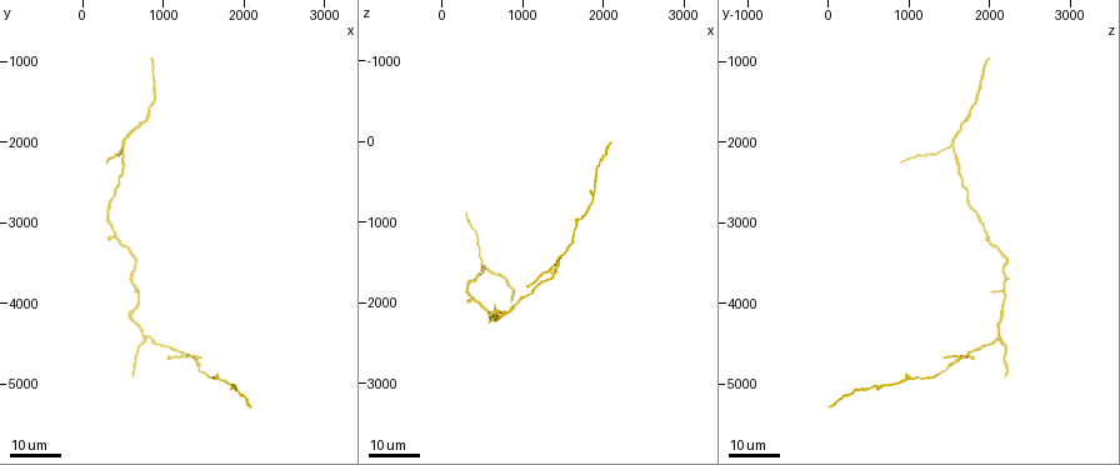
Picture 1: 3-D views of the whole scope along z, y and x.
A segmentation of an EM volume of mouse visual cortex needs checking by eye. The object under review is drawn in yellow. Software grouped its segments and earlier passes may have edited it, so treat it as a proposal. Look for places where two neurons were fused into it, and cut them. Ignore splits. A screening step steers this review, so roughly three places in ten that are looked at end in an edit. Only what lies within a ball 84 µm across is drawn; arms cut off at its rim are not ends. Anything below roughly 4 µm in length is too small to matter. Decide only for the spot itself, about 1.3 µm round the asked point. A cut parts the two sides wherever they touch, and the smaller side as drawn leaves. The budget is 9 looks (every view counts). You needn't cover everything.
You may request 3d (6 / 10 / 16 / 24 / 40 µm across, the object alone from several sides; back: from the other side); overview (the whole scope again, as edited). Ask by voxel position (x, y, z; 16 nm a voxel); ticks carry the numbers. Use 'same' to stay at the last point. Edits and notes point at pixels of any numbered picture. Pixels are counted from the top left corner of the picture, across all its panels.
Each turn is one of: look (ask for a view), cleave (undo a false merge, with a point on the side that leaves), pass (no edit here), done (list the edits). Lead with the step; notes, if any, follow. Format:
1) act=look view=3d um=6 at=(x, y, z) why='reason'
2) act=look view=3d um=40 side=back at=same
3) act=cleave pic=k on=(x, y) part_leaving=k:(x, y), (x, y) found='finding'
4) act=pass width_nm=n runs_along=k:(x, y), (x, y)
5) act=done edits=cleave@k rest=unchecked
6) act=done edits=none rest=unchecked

act=look view=3d um=16 at=(1400, 4700, 1650) why='two arms in line, one across'

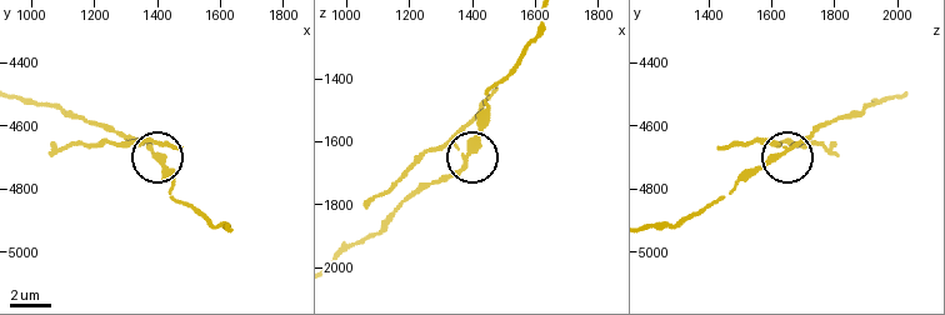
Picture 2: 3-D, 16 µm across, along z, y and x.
act=look view=3d um=6 at=(1390, 4690, 1630) why='closer look'

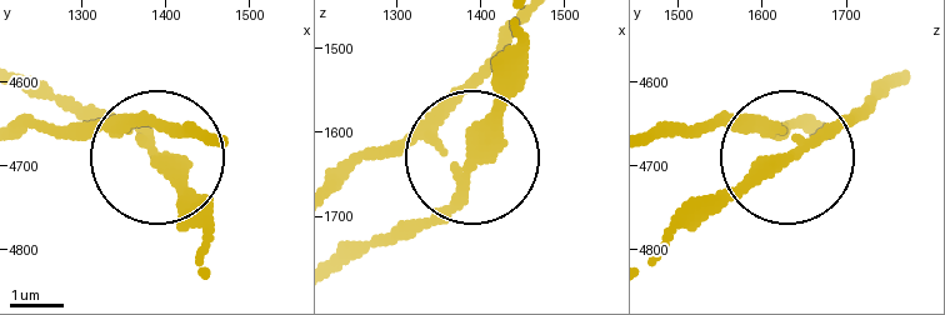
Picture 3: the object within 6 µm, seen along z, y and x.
act=cleave pic=3 on=(131, 124) arms=3 part_leaving=3:(135, 146), (28, 125) found='a second neuron is stuck on'

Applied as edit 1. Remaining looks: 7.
act=look view=overview

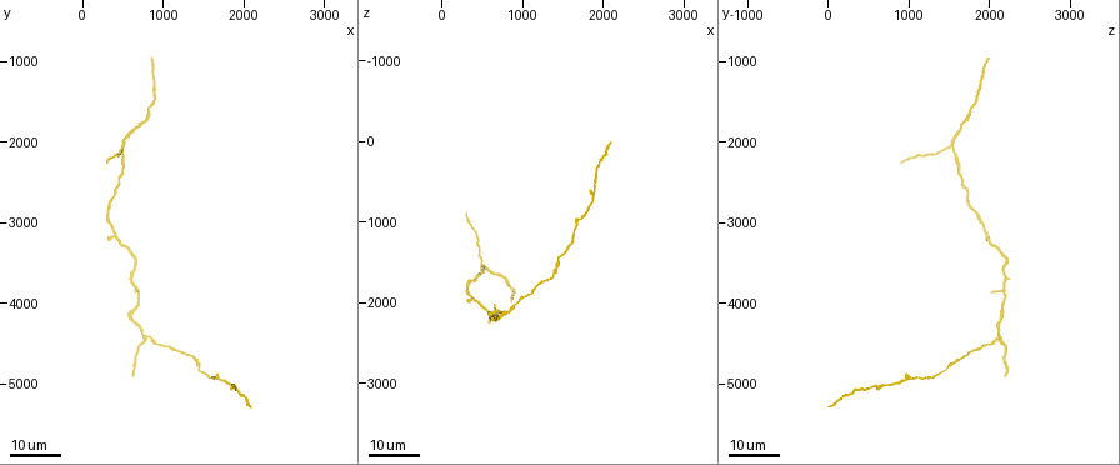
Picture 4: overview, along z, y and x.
act=look view=3d um=16 at=(800, 4400, 2100) why='branch point'

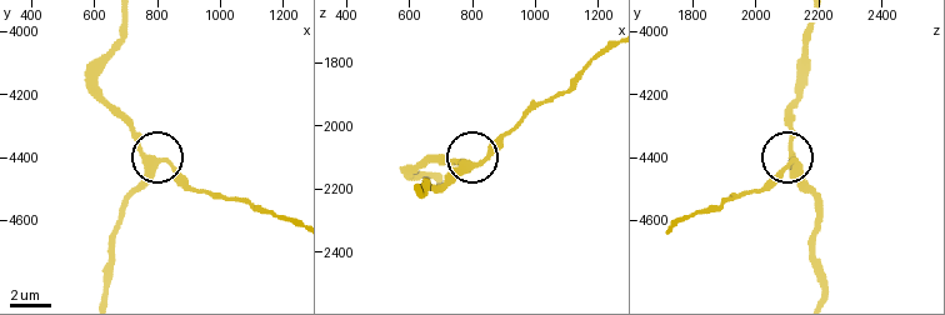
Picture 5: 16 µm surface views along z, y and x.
act=look view=3d um=6 at=(790, 4420, 2130)

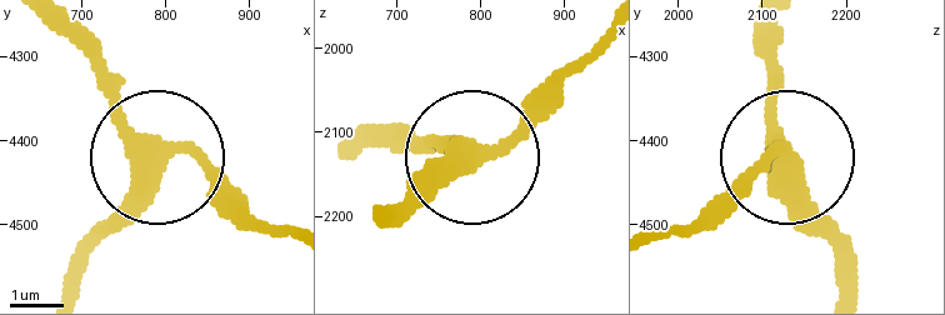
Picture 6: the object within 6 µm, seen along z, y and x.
act=pass width_nm=350 runs_along=6:(61, 24), (151, 159), (79, 249) found='all the same neuron'

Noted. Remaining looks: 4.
act=look view=3d um=24 at=(650, 3850, 2200) why='three arms meet'

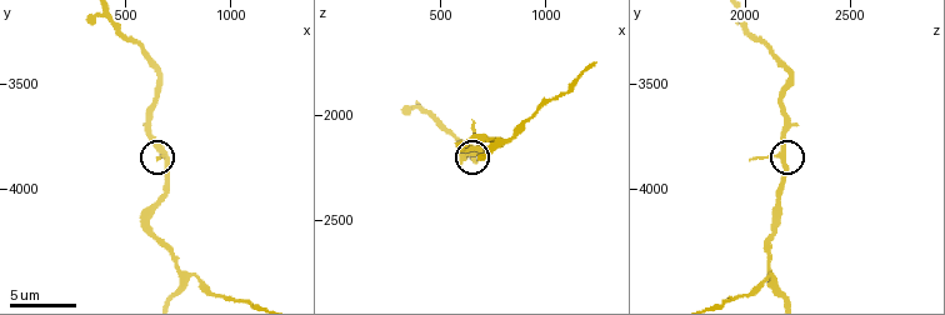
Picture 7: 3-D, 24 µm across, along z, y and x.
act=look view=3d um=6 at=(680, 3850, 2150) why='zoom in'

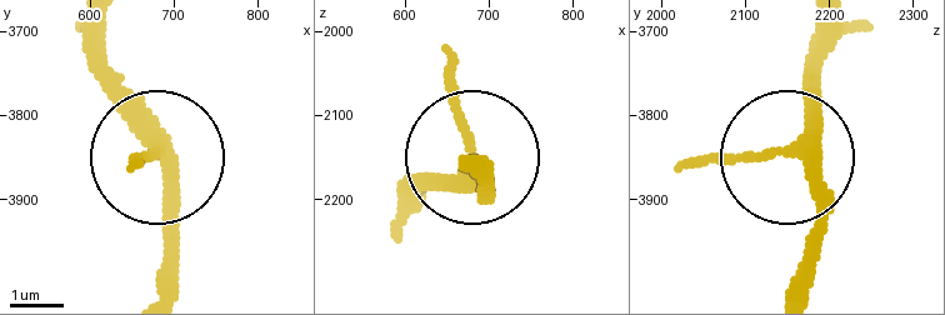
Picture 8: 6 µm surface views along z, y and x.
act=pass width_nm=270 runs_along=8:(811, 154), (793, 140), (811, 50) found='all the same neuron'

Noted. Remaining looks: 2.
act=look view=3d um=24 at=(500, 2050, 1550) why='three-way junction'

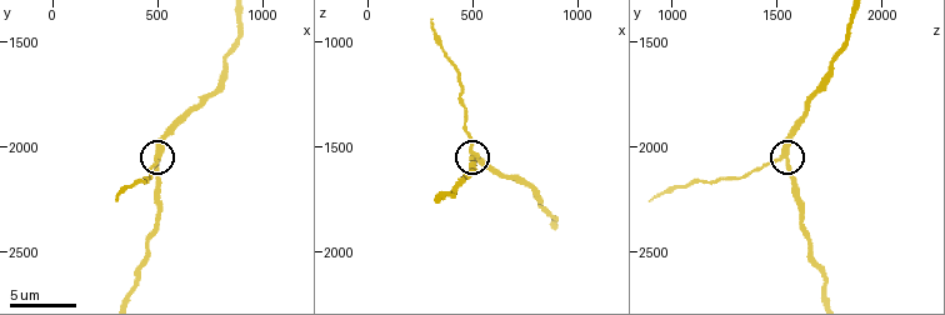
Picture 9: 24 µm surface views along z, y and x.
act=look view=3d um=6 at=(490, 2050, 1520)

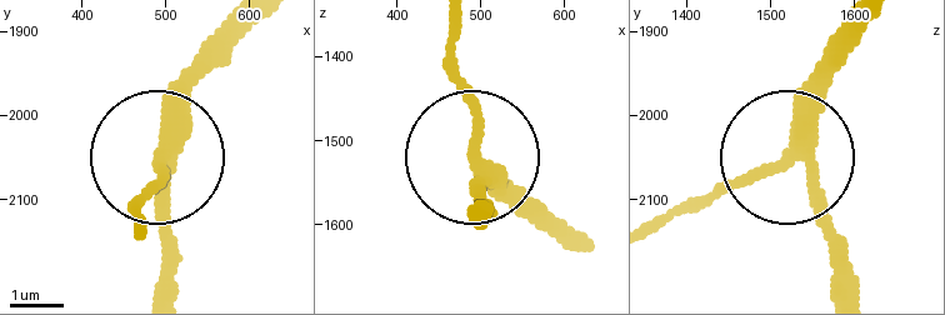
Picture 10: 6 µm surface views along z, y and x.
act=pass side_arm_um=12 runs_along=10:(480, 231), (466, 150), (476, 110), (454, 20) found='all the same neuron'

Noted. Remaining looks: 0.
act=done edits=cleave@3 rest=unchecked

